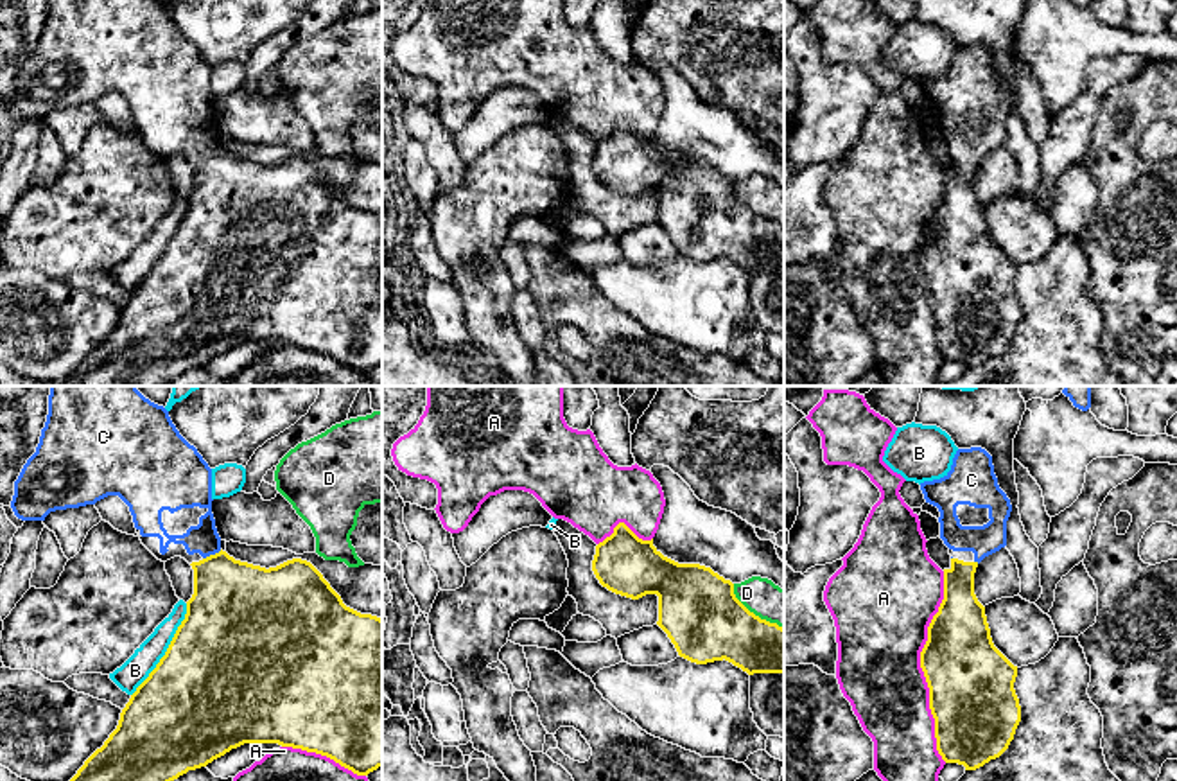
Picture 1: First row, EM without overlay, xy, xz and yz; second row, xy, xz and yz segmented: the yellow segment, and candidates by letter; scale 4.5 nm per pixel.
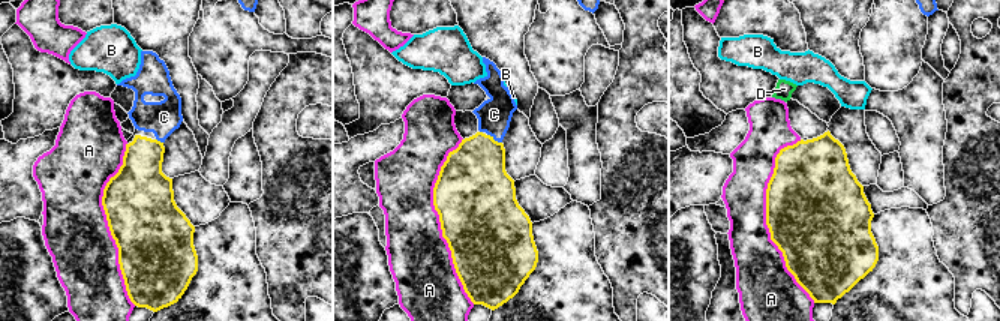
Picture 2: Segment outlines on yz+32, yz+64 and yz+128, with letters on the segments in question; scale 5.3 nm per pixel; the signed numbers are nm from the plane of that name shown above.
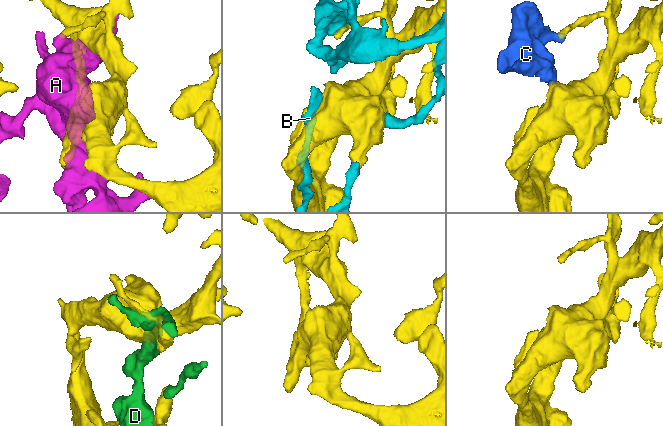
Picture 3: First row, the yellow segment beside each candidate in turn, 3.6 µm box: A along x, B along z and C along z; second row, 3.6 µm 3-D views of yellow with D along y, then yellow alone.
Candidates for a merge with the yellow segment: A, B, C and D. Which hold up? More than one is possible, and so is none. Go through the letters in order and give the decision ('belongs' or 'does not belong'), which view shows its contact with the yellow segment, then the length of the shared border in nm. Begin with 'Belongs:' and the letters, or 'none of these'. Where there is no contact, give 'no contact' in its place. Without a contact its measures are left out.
Belongs: C
A: does not belong; meets yellow in yz; contact 850 nm long
B: does not belong; meets yellow in xy; contact 480 nm long
C: belongs; meets yellow in xy; contact 100 nm long
D: does not belong; meets yellow in xz; contact 300 nm long

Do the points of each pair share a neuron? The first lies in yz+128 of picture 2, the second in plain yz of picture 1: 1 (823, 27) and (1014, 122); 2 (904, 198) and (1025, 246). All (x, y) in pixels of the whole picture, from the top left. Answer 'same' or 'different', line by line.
1: same
2: same

